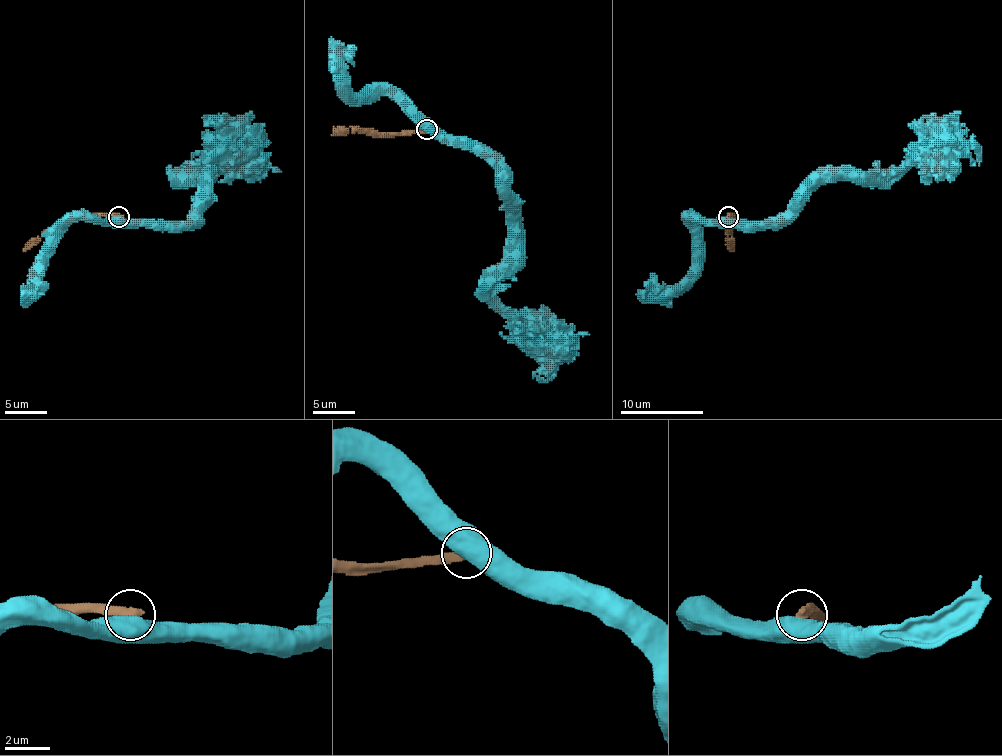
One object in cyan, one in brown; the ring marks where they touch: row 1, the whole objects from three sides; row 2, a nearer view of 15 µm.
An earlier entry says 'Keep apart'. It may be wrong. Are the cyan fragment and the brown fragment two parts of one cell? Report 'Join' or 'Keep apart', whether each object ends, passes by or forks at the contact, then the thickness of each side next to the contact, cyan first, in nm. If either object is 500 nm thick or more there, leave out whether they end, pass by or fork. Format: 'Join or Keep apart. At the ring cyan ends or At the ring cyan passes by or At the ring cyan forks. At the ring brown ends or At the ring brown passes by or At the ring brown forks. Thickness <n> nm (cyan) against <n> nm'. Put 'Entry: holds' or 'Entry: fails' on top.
Entry: holds
Keep apart. Thickness 750 nm (cyan) against 480 nm

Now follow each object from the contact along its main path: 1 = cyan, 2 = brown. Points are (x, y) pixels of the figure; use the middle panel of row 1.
1: (427, 128), (464, 137), (493, 166), (508, 226), (508, 257), (495, 299), (547, 355), (547, 376), (537, 380)
2: (427, 128), (383, 133), (337, 128), (331, 135)

